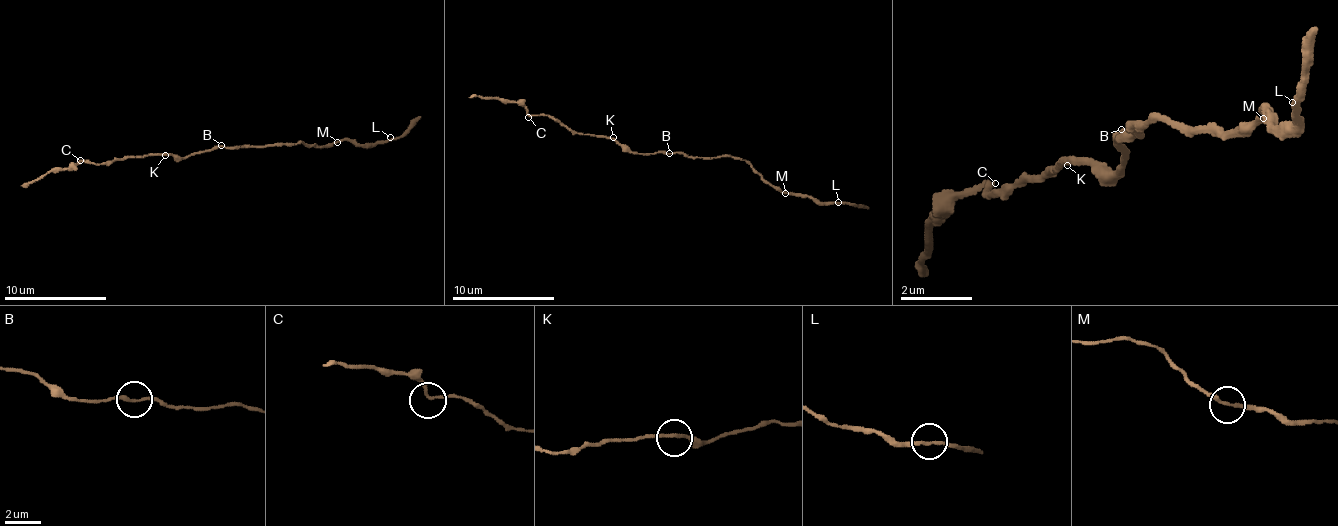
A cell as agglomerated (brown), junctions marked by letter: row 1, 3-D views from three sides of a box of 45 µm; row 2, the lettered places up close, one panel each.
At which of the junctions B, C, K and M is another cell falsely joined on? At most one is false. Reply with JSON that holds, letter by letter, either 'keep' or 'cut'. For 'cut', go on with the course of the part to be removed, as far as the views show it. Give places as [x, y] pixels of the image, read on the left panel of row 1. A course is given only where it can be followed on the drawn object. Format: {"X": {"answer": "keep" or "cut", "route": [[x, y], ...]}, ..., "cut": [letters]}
{"B": {"answer": "keep"}, "C": {"answer": "keep"}, "K": {"answer": "keep"}, "M": {"answer": "keep"}, "cut": []}

